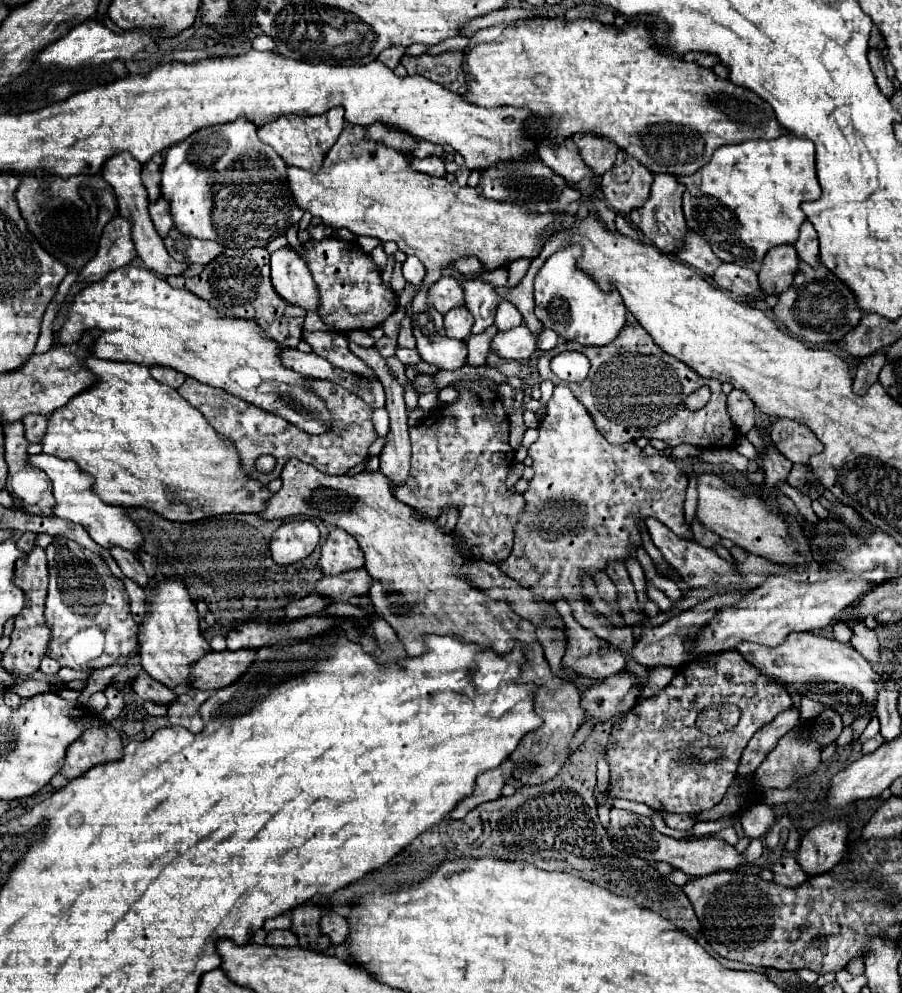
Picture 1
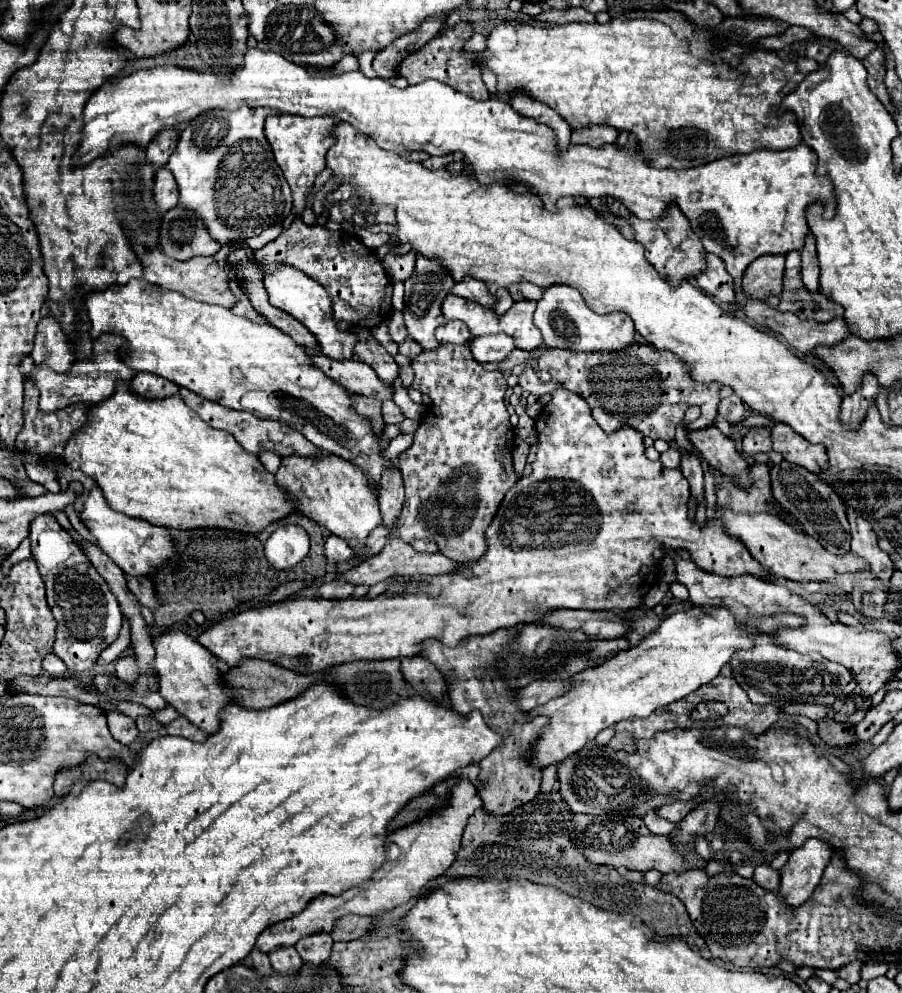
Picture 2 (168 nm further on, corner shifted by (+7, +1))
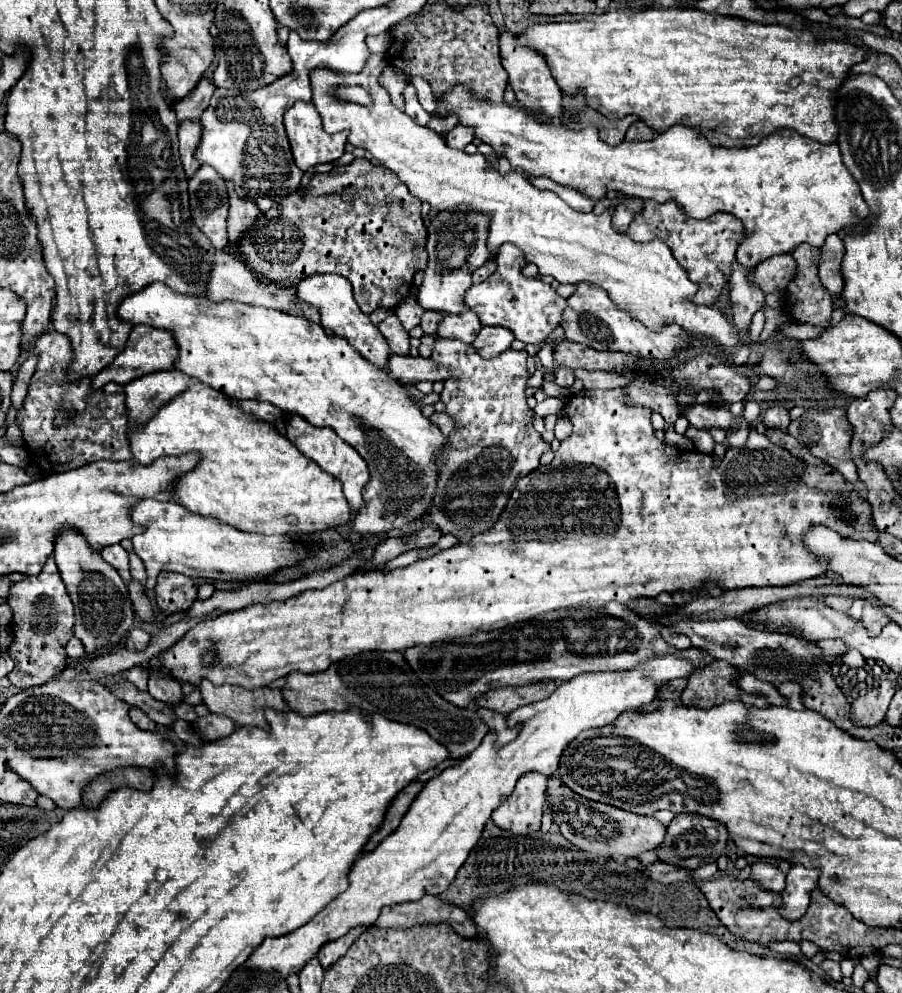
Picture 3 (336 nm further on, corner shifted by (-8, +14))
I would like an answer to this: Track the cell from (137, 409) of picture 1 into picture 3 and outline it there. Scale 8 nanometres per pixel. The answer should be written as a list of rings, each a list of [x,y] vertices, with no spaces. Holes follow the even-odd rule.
[[[193,383],[187,391],[165,403],[157,409],[157,413],[137,425],[129,425],[127,429],[129,449],[133,453],[135,465],[149,465],[159,457],[181,457],[187,453],[197,453],[199,461],[195,469],[179,475],[171,485],[171,499],[183,505],[187,511],[213,517],[221,523],[227,523],[239,531],[273,535],[273,533],[315,533],[327,527],[337,527],[349,521],[351,509],[347,509],[347,499],[343,489],[335,477],[323,473],[319,465],[303,457],[291,441],[277,433],[275,427],[259,421],[257,417],[247,417],[239,413],[231,401],[205,383]]]

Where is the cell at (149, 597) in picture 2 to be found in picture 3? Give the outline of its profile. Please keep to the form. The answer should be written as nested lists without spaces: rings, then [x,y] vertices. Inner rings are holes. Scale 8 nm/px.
[[[161,571],[157,575],[155,593],[157,593],[157,607],[165,615],[185,611],[197,599],[195,581],[185,575],[171,573],[171,571]]]

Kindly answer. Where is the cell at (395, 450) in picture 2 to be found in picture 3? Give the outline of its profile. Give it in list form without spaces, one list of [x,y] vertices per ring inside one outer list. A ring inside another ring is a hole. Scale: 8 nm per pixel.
[[[433,413],[433,415],[429,417],[429,421],[431,421],[433,425],[437,425],[445,437],[447,437],[447,435],[451,433],[451,429],[453,429],[453,421],[451,421],[451,417],[447,417],[445,413]]]

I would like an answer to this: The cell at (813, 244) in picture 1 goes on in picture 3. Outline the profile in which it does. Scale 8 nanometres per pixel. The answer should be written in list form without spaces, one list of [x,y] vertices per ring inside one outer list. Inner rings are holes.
[[[831,233],[825,239],[825,245],[821,247],[819,277],[821,277],[821,283],[835,297],[835,305],[837,307],[841,305],[841,289],[843,289],[841,259],[843,259],[843,241],[841,241],[841,237],[837,233]]]

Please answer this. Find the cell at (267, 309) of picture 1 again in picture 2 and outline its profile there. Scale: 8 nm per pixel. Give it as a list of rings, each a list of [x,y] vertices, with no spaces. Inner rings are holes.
[[[230,274],[230,288],[232,288],[234,296],[238,298],[238,302],[236,302],[236,306],[232,308],[232,312],[234,312],[234,314],[238,314],[238,316],[248,318],[248,320],[252,320],[252,322],[262,324],[262,322],[264,322],[264,318],[262,318],[262,316],[260,316],[260,314],[250,306],[250,300],[248,300],[248,296],[242,292],[242,288],[240,288],[240,284],[236,282],[234,274]]]

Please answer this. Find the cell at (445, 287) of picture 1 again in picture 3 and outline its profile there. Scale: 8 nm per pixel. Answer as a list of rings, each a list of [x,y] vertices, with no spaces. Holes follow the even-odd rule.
[[[501,245],[501,261],[497,265],[497,271],[489,277],[489,281],[483,281],[479,285],[471,285],[465,293],[465,305],[475,311],[481,319],[483,325],[501,325],[501,327],[507,327],[515,333],[515,337],[523,343],[539,343],[543,341],[557,325],[559,325],[559,317],[563,313],[563,305],[565,305],[565,299],[559,297],[555,293],[555,289],[547,283],[543,283],[541,279],[529,279],[529,277],[523,277],[521,275],[521,267],[525,265],[527,261],[523,261],[523,253],[519,253],[519,249],[515,249],[515,245]]]

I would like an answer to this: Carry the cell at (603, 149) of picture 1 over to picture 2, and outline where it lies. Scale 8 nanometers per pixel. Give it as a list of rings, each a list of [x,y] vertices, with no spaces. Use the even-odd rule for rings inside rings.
[[[584,126],[572,132],[572,144],[588,144],[588,146],[604,146],[612,144],[618,138],[618,130],[612,126]]]

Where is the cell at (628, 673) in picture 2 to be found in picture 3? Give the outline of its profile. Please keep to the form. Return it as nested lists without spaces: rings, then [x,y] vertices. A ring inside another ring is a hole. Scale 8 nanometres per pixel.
[[[701,649],[699,663],[679,653],[655,655],[635,669],[629,671],[603,671],[603,673],[581,673],[569,681],[563,681],[551,697],[519,707],[509,713],[511,725],[523,723],[521,733],[515,741],[503,749],[491,745],[491,733],[485,735],[481,745],[467,755],[461,765],[441,771],[437,777],[427,781],[423,791],[415,797],[407,815],[395,833],[385,837],[371,853],[363,853],[351,869],[347,891],[339,893],[323,911],[319,911],[303,927],[283,937],[267,937],[243,969],[275,969],[287,977],[291,971],[299,971],[307,957],[313,957],[323,941],[343,937],[357,925],[373,925],[379,911],[387,905],[419,901],[423,895],[439,895],[455,879],[455,873],[465,863],[469,851],[481,837],[485,821],[507,793],[515,787],[515,781],[531,771],[551,775],[559,767],[563,749],[587,729],[603,727],[613,723],[621,713],[639,709],[651,703],[659,693],[659,683],[673,679],[689,679],[695,671],[709,663],[709,651]]]

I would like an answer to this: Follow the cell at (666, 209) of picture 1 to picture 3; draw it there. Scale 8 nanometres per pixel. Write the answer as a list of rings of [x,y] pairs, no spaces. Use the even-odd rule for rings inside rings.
[[[647,201],[643,205],[643,211],[629,225],[627,233],[631,233],[631,237],[635,237],[637,241],[647,241],[647,237],[651,235],[657,235],[661,241],[667,241],[669,249],[673,251],[673,257],[689,273],[689,279],[699,285],[695,303],[707,305],[717,301],[723,285],[727,283],[727,273],[731,273],[731,261],[735,259],[737,245],[743,239],[743,225],[739,225],[739,219],[727,213],[715,213],[699,221],[699,219],[687,217],[671,201],[669,203]]]

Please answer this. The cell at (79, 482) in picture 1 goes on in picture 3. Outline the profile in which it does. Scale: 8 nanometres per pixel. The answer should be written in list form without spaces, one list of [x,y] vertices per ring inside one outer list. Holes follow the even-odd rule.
[[[135,499],[131,505],[131,521],[133,525],[143,527],[143,533],[133,535],[131,543],[145,563],[145,585],[149,593],[155,587],[155,577],[159,571],[175,571],[191,579],[265,579],[281,567],[299,563],[307,555],[307,551],[297,545],[293,537],[243,533],[219,521],[211,521],[209,517],[187,513],[187,509],[175,505],[173,501],[163,503],[157,499]]]

